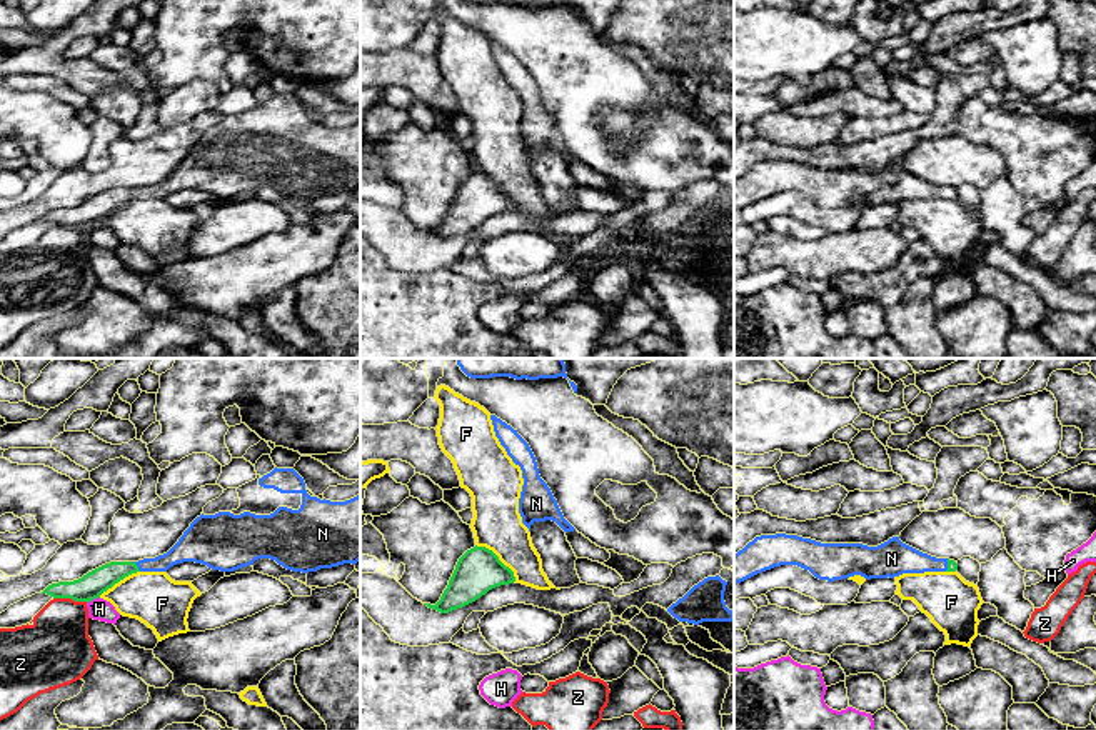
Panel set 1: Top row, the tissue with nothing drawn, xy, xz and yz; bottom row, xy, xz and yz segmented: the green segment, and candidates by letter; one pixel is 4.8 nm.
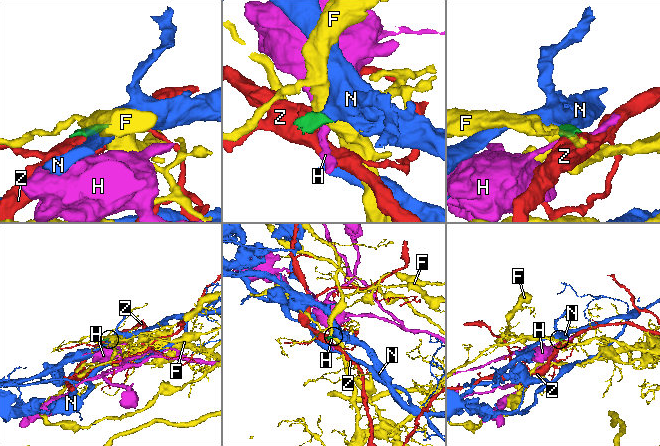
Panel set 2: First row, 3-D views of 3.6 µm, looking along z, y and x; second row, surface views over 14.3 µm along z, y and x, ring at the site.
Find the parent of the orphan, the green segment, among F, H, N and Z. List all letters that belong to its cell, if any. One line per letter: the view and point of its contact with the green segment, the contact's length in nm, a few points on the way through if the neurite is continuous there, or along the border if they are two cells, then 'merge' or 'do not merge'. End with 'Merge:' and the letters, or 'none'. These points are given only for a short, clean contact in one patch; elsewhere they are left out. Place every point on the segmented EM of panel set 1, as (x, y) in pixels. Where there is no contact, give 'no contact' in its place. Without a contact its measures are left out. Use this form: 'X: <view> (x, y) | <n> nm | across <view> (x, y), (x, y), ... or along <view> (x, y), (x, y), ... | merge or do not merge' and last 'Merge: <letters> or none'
F: xz (497, 559) | 260 nm | along xz (476, 544), (489, 549), (512, 572), (516, 580) | do not merge
H: xy (92, 599) | 80 nm | along xy (99, 595), (87, 604) | do not merge
N: xy (137, 567) | 60 nm | across xy (94, 584), (115, 570), (137, 567), (162, 564), (186, 549) | merge
Z: xy (70, 597) | 170 nm | along xy (54, 597), (87, 602) | do not merge
Merge: N

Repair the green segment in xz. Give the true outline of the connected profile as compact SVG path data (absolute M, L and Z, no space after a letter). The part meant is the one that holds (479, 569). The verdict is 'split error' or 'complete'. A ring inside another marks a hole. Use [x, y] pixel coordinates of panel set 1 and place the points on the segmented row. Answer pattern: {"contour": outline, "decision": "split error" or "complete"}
{"contour": "M475 545L459 558L440 600L435 605L424 605L449 613L475 602L495 587L514 582L514 572L492 550Z", "decision": "complete"}

